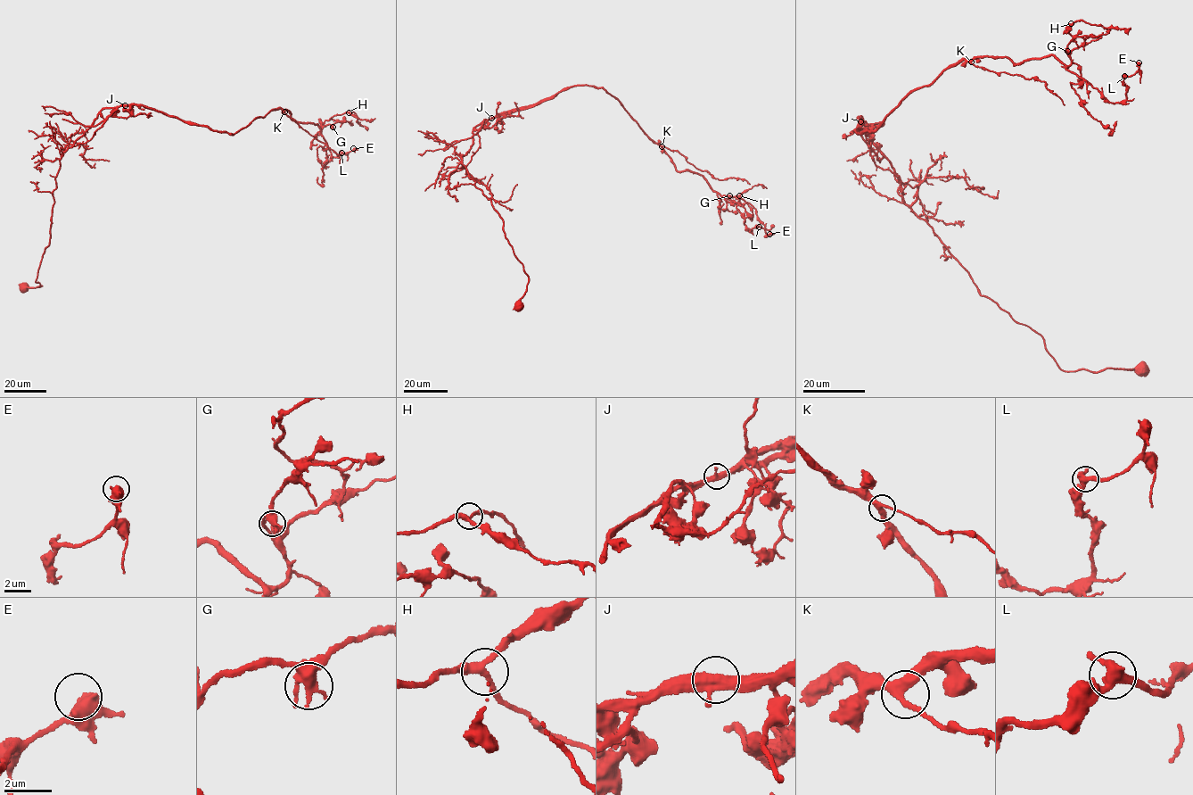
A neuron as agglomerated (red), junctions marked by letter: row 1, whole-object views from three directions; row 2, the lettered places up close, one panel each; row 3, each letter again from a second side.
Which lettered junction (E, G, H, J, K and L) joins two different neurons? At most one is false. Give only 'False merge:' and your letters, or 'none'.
False merge: J

